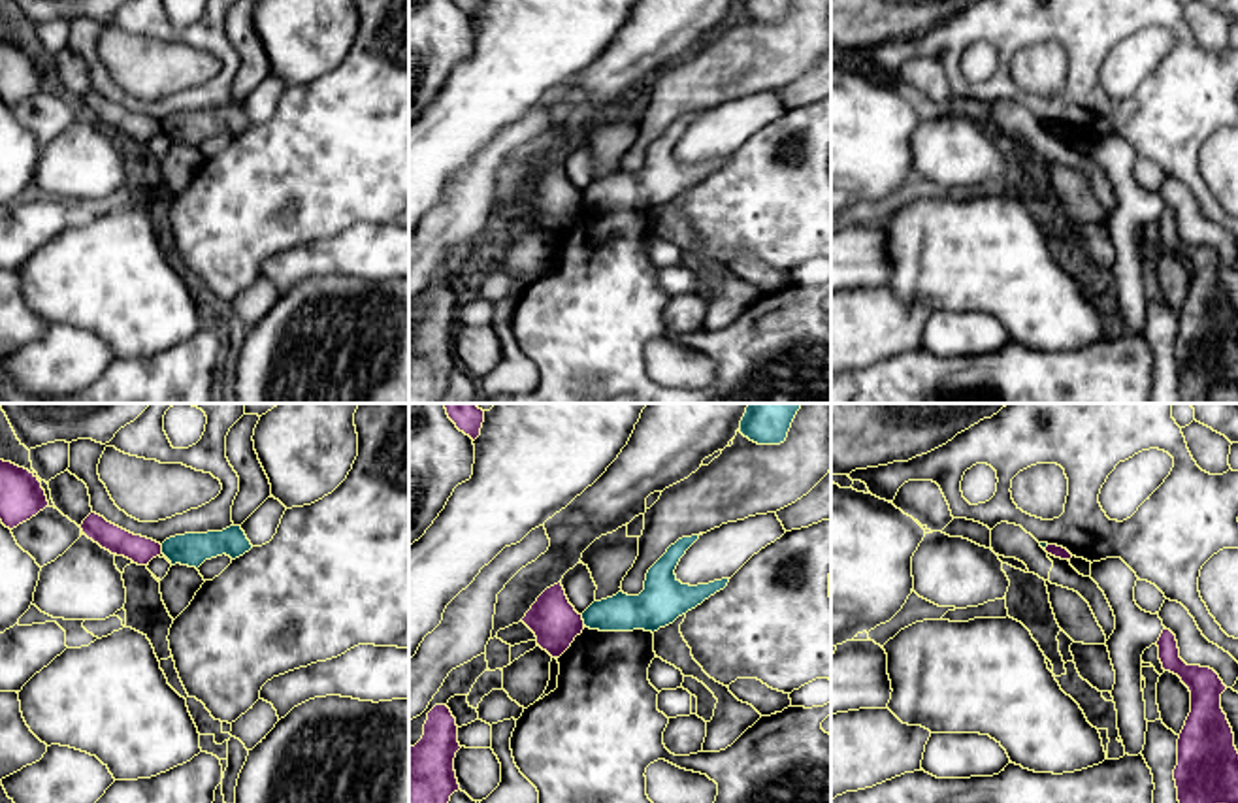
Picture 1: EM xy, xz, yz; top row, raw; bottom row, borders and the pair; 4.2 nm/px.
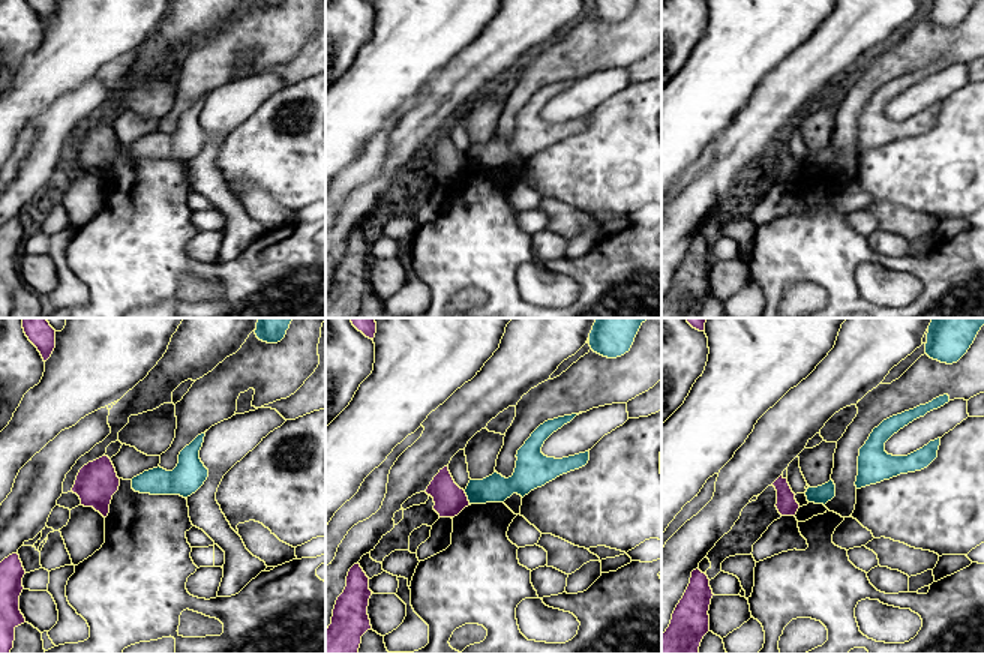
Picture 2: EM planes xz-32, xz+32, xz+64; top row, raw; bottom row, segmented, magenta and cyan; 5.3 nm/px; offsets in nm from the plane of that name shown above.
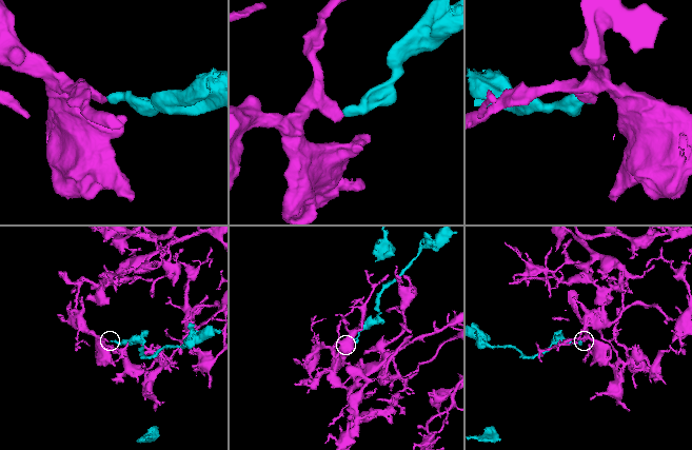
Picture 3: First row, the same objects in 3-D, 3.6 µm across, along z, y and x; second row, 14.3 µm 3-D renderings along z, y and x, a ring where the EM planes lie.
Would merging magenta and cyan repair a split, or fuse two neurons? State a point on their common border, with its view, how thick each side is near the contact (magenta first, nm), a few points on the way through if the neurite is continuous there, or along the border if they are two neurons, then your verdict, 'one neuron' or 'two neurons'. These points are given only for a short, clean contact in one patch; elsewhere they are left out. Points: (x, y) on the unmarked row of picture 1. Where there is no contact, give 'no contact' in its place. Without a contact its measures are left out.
meets magenta in xz at (583, 198); 200 nm thick on the magenta side, 160 nm on the other; border along xz (581, 193), (585, 202); two neurons

